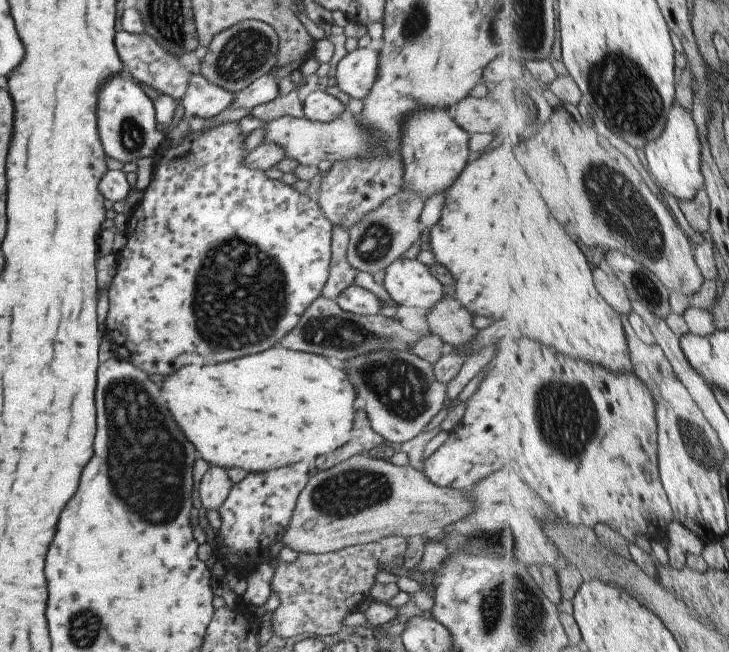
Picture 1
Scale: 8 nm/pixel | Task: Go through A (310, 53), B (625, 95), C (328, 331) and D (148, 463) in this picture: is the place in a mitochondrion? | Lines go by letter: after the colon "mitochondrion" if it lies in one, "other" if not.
A: other
B: mitochondrion
C: mitochondrion
D: mitochondrion

